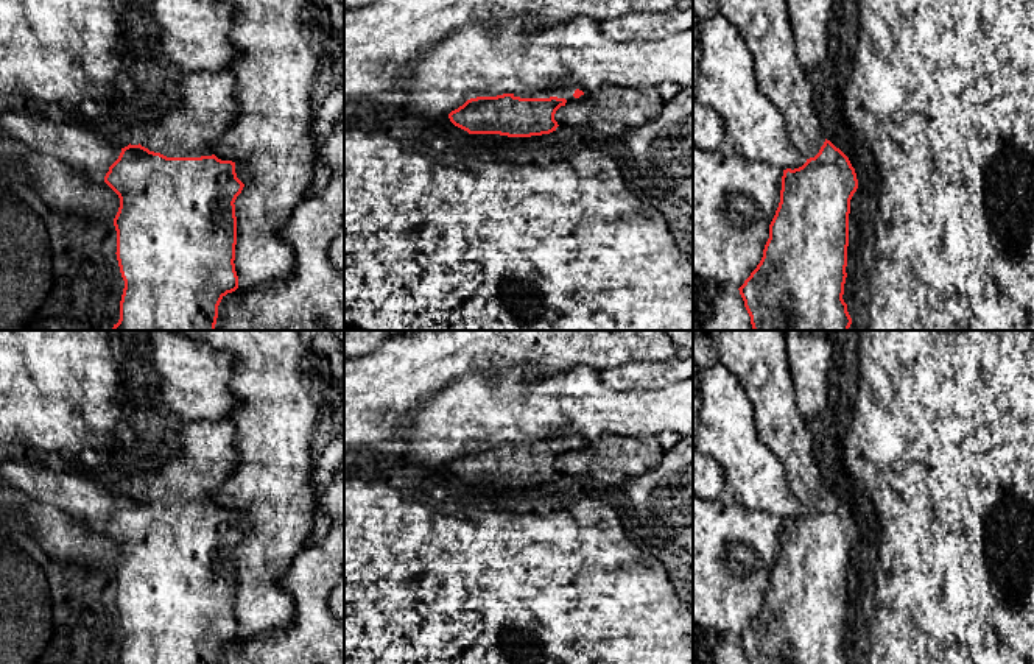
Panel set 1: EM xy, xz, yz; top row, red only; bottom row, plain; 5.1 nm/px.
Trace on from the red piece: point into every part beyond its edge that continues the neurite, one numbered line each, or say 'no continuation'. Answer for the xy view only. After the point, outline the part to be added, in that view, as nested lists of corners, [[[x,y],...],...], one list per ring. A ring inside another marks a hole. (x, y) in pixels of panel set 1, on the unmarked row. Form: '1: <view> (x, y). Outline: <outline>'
1: xy (207, 452). Outline: [[[230,418],[220,421],[188,421],[174,457],[143,479],[132,479],[132,483],[140,485],[142,496],[167,507],[212,505],[215,503],[213,483],[227,479],[235,464],[235,426]]]

